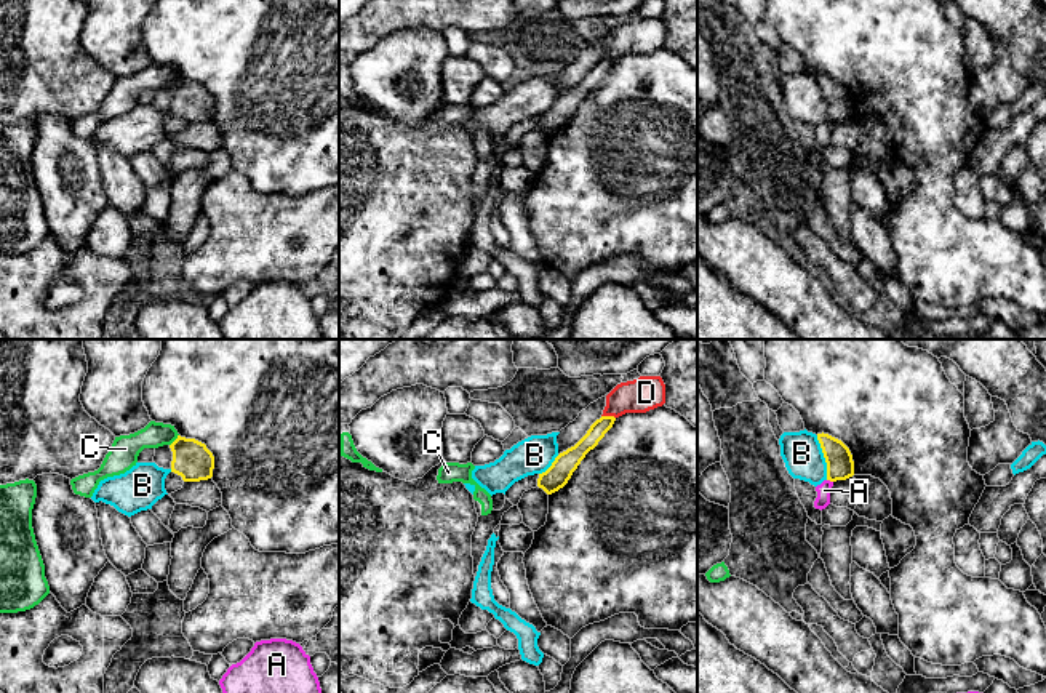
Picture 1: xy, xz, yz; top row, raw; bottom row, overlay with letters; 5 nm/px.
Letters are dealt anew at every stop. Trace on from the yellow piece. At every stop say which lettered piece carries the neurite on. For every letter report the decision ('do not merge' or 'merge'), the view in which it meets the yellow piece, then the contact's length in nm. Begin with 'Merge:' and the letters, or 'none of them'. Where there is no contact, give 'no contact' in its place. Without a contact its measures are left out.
Merge: none of them
A: do not merge; meets yellow in yz; contact 40 nm long
B: do not merge; meets yellow in yz; contact 240 nm long
C: do not merge; meets yellow in xy; contact 80 nm long
D: do not merge; meets yellow in xz; contact 70 nm long

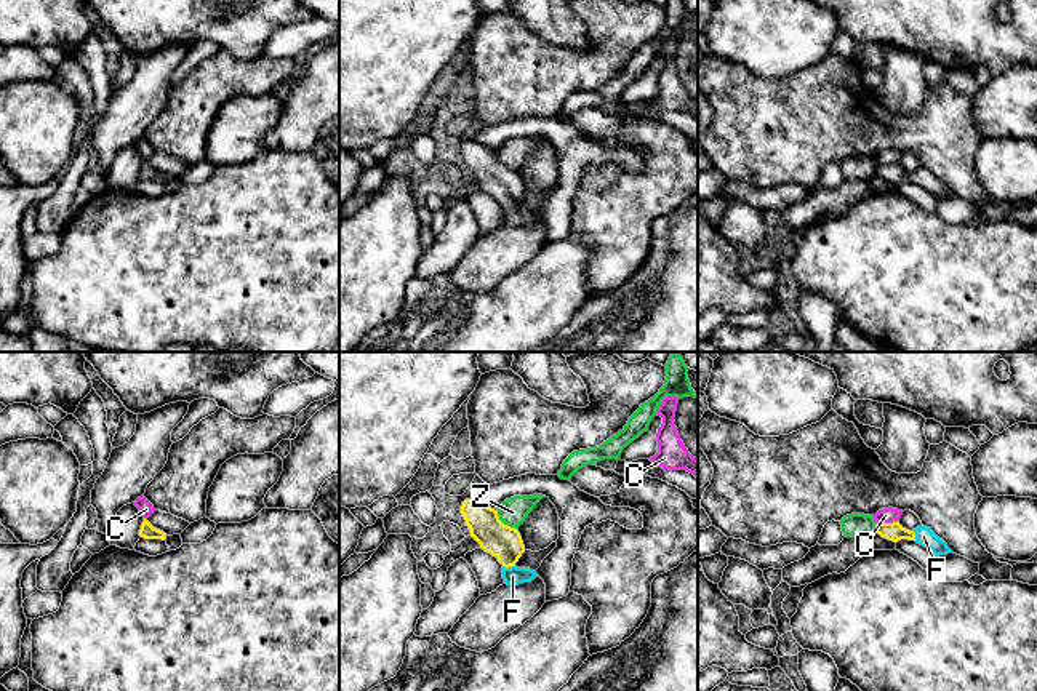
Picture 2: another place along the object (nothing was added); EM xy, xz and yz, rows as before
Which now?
Merge: F
C: do not merge; meets yellow in yz; contact 110 nm long
F: merge; meets yellow in xz; contact 60 nm long
Z: do not merge; meets yellow in xz; contact 140 nm long

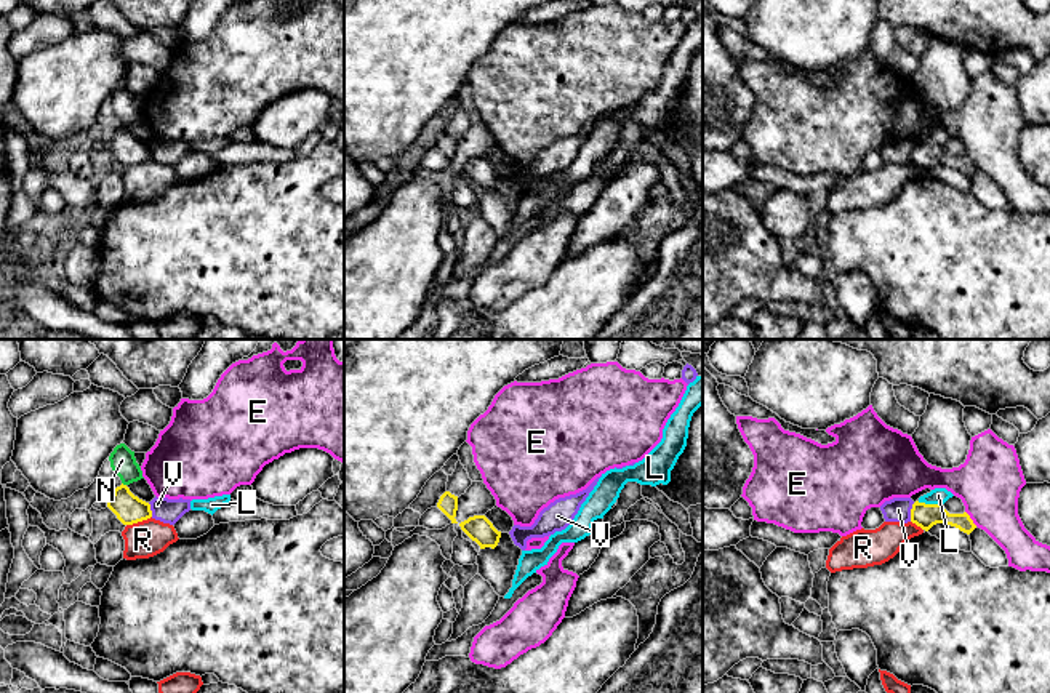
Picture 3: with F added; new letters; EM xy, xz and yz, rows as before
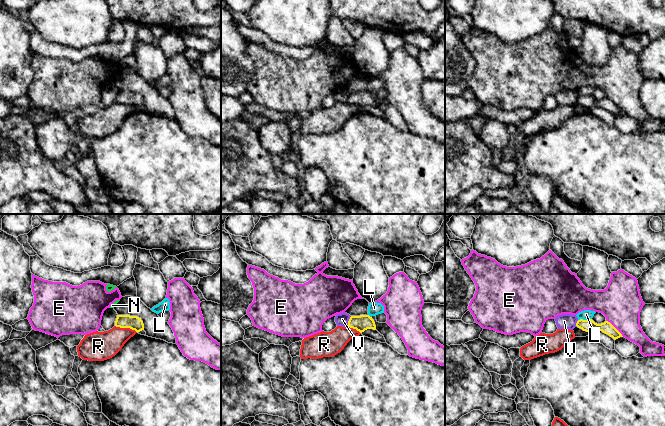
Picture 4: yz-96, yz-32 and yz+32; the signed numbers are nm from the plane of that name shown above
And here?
Merge: none of them
E: do not merge; meets yellow in yz; contact 100 nm long
L: do not merge; meets yellow in yz; contact 130 nm long
N: do not merge; meets yellow in xy; contact 30 nm long
R: do not merge; meets yellow in xy; contact 140 nm long
V: do not merge; meets yellow in yz; contact 100 nm long

